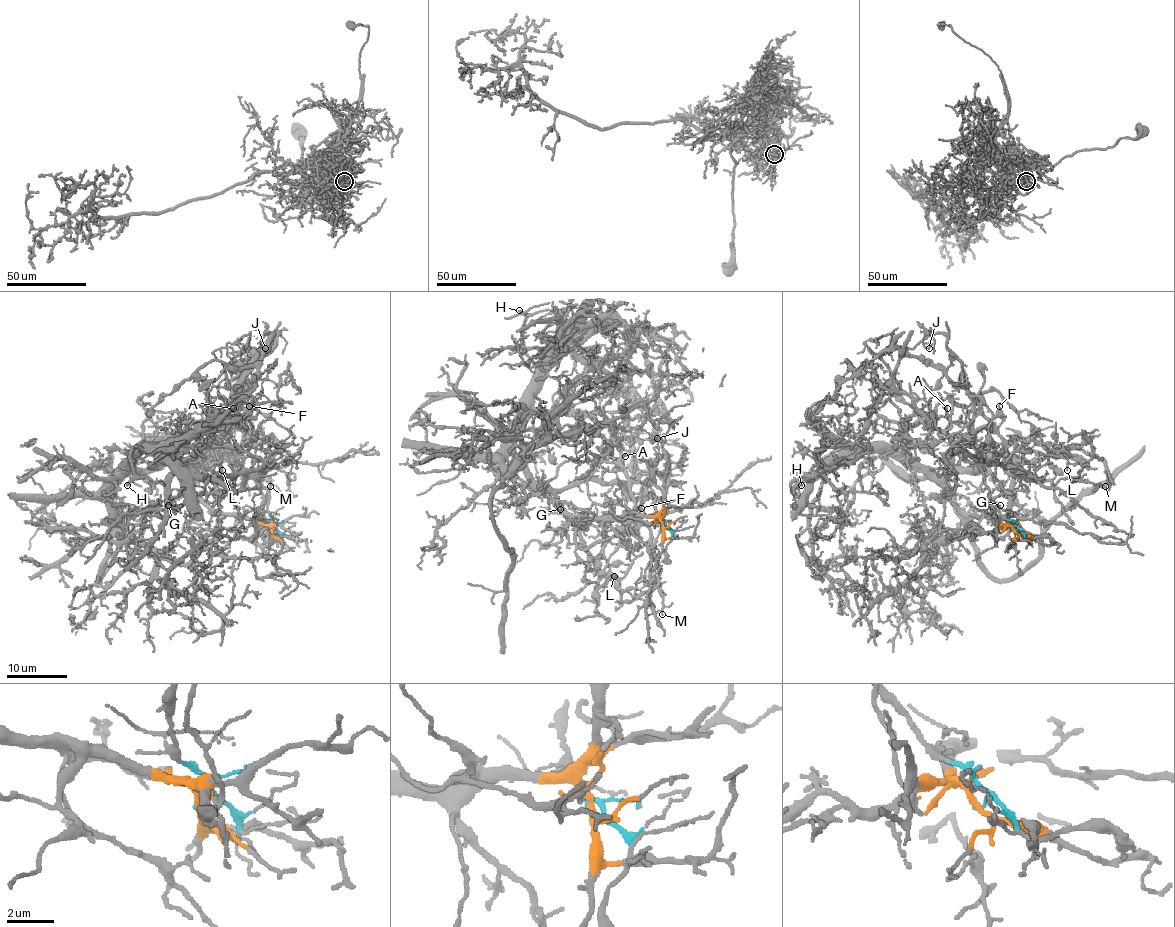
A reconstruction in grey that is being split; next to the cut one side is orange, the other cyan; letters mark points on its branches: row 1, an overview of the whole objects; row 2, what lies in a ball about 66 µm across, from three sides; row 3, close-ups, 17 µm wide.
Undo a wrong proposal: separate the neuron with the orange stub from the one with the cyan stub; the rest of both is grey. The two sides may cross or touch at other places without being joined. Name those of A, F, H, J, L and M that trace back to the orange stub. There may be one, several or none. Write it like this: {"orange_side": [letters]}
{"orange_side": ["H", "L"]}

